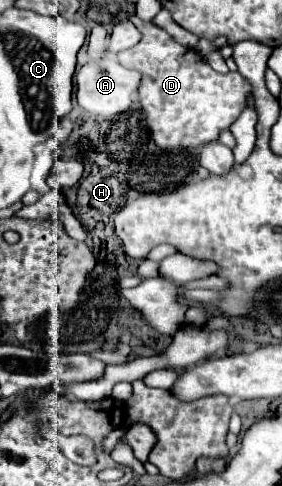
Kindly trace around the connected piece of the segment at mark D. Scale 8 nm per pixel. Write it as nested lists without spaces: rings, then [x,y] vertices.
[[[131,16],[131,22],[143,38],[137,46],[119,52],[117,60],[121,66],[141,74],[139,104],[155,144],[161,150],[173,150],[195,148],[217,140],[219,132],[227,130],[241,114],[247,94],[251,92],[249,84],[237,72],[215,72],[193,48],[181,46],[153,22],[143,22],[137,16]]]

